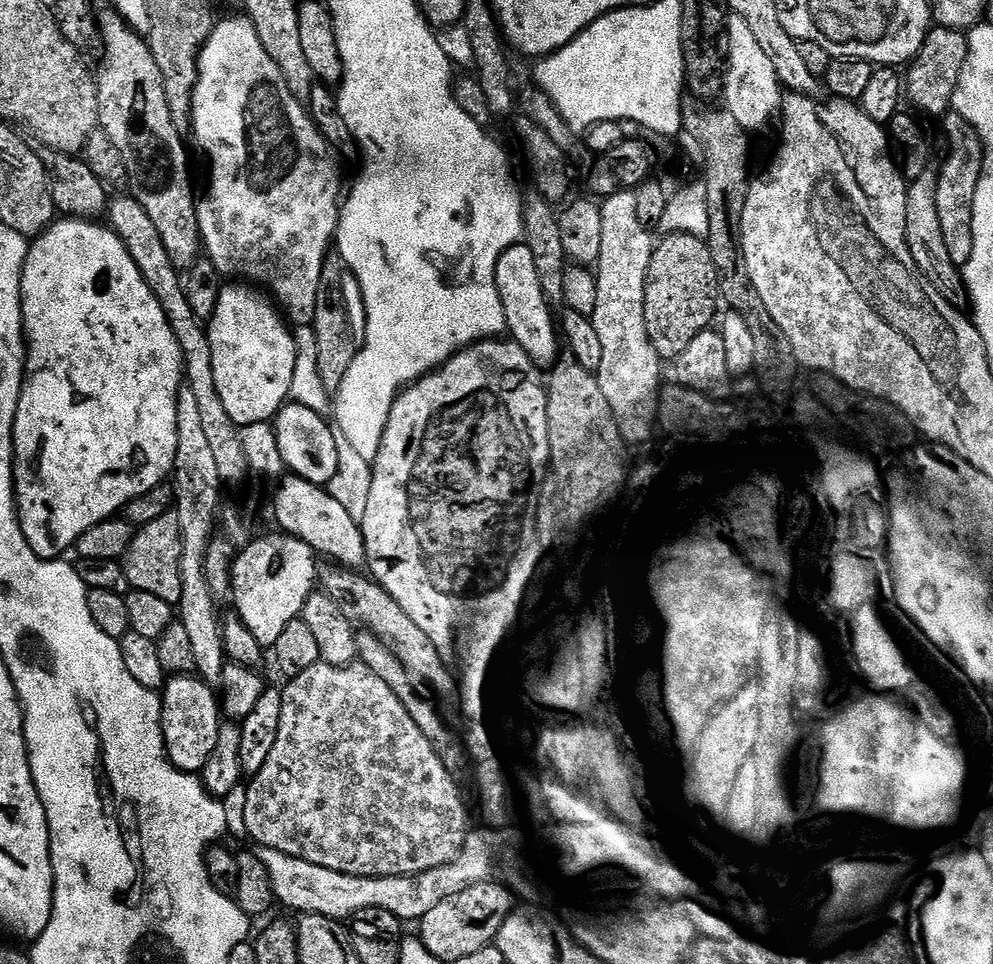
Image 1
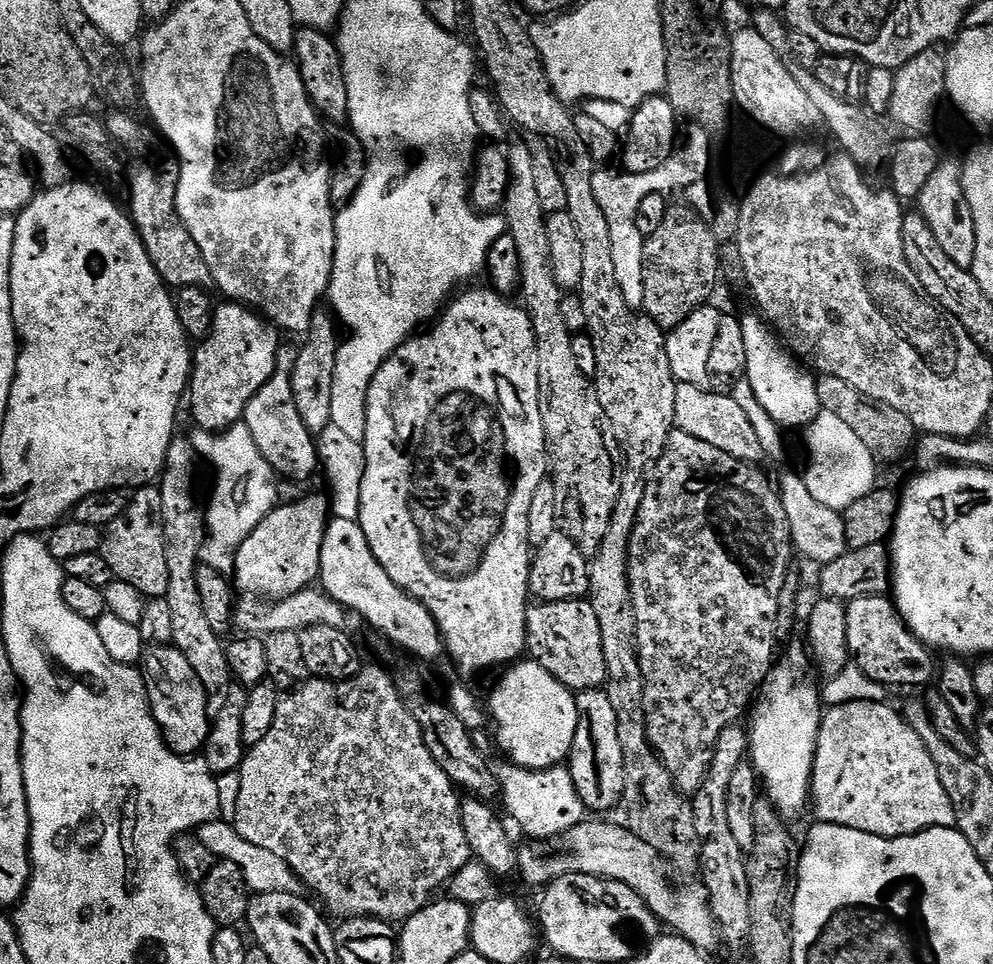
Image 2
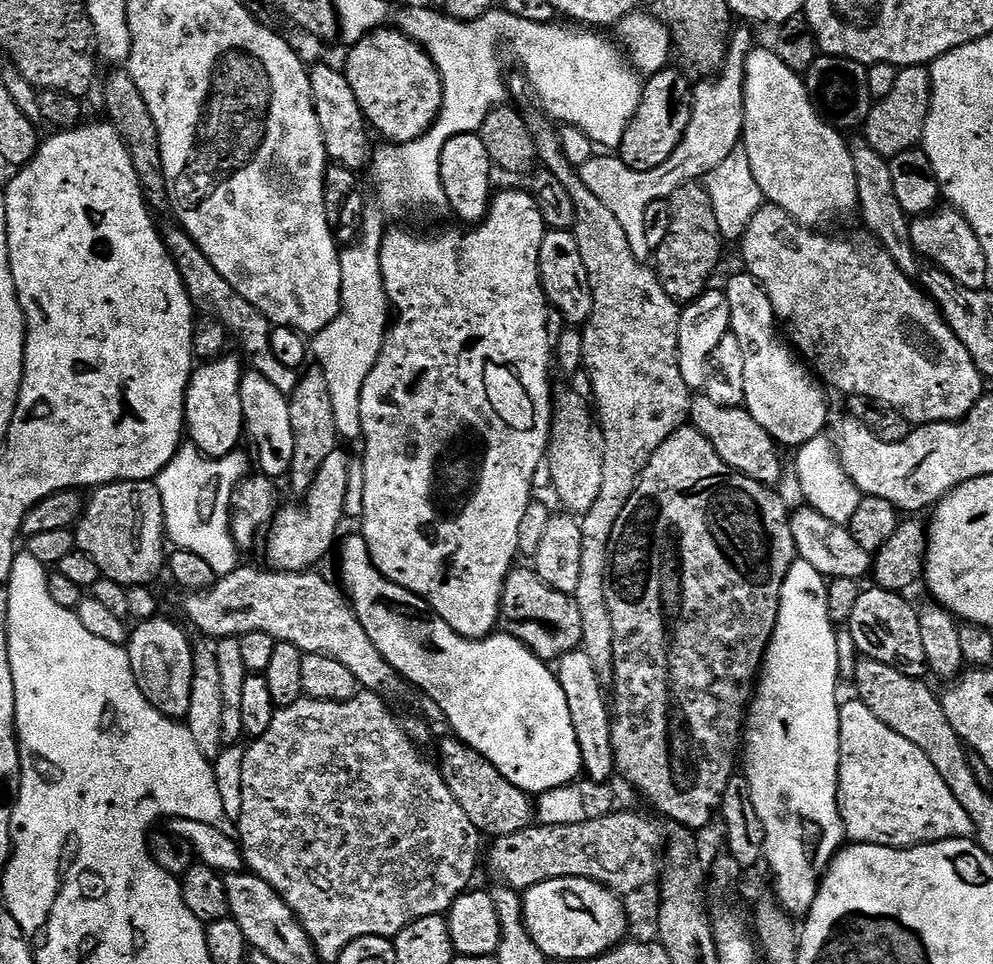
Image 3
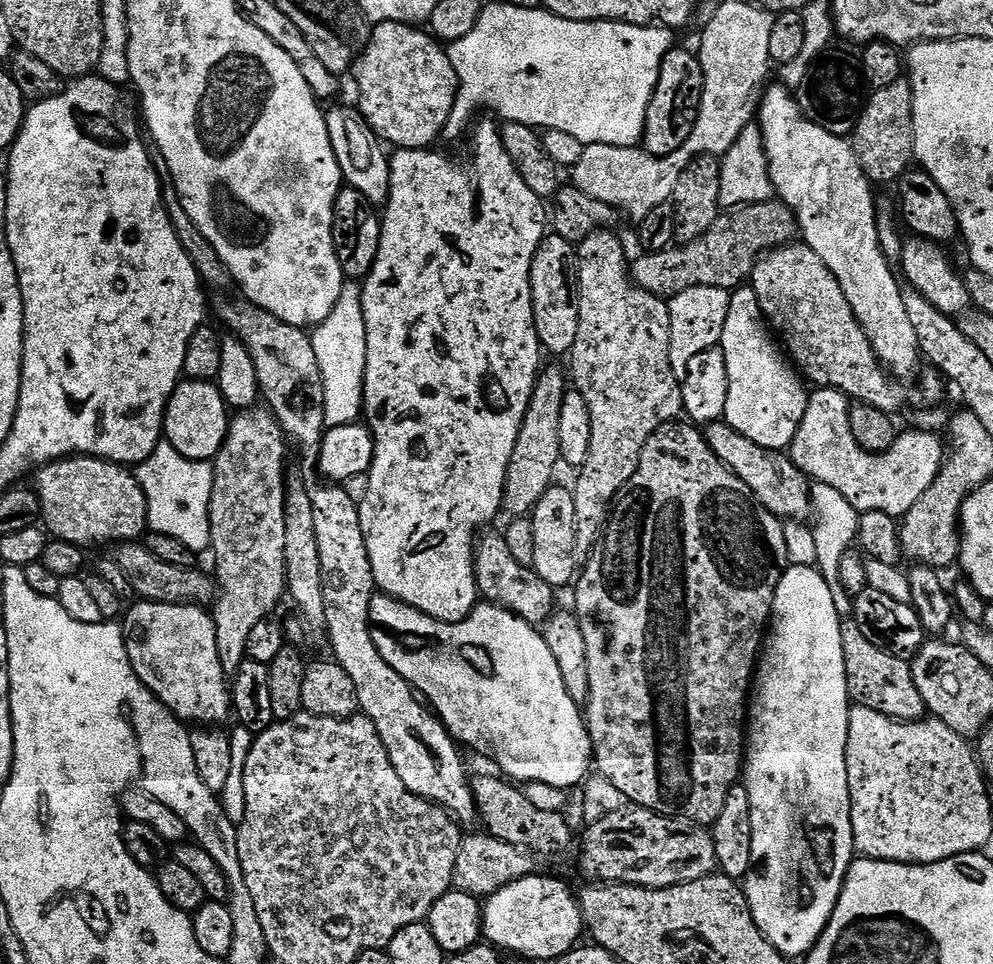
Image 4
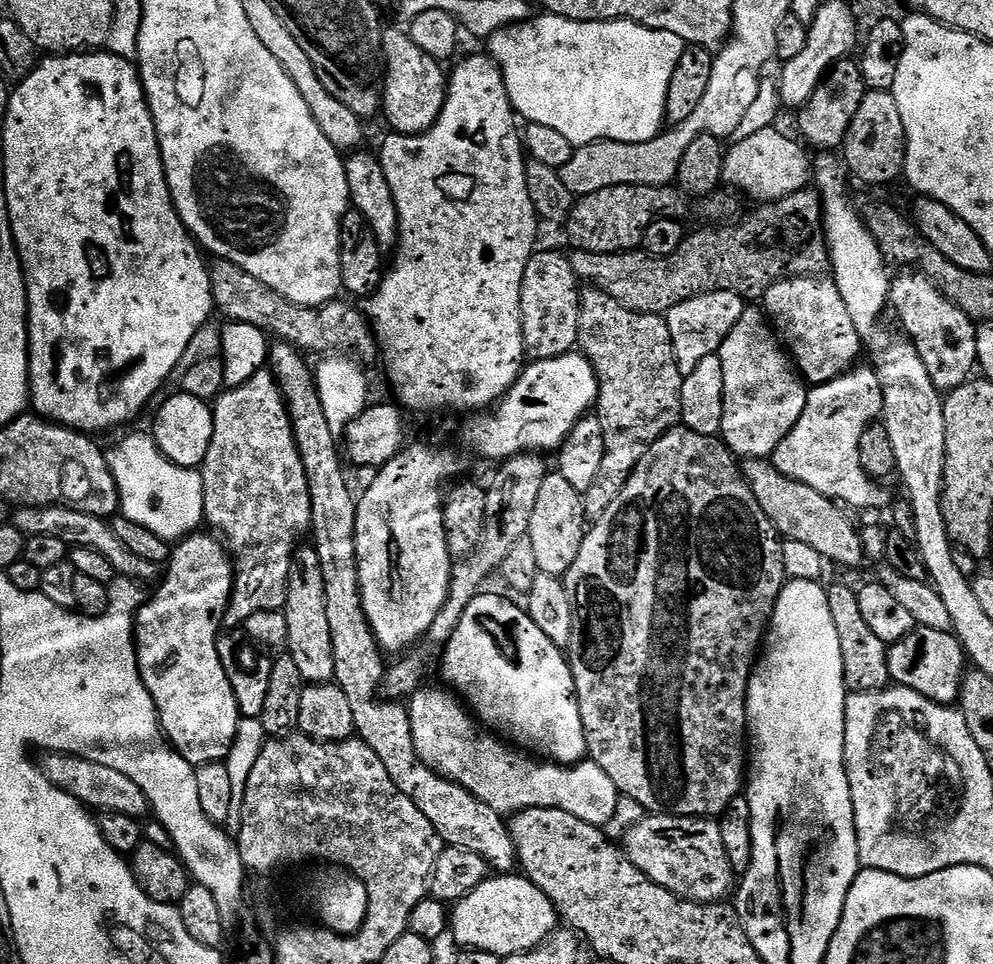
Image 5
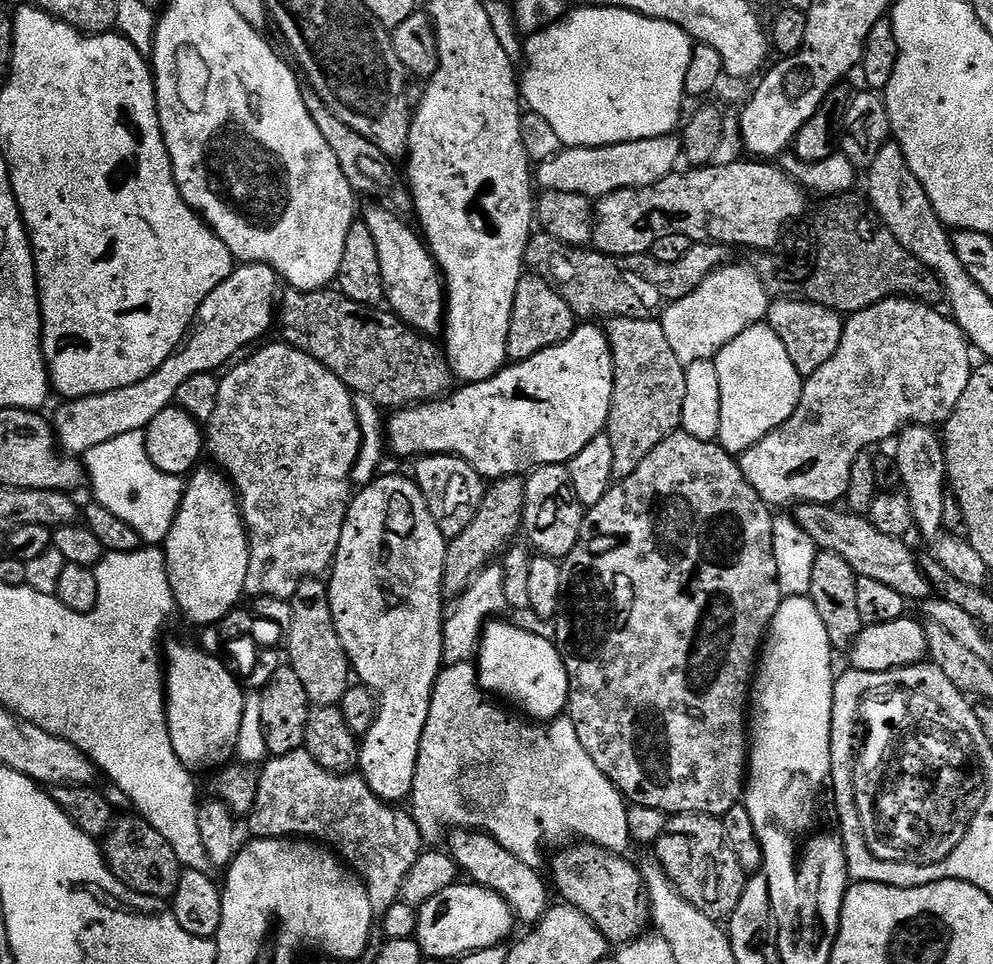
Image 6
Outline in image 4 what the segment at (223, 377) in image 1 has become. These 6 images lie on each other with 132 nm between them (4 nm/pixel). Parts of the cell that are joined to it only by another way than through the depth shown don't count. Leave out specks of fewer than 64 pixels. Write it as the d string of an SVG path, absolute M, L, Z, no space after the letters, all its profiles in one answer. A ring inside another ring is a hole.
M181 379L174 394L168 399L168 408L164 411L163 439L191 460L215 461L220 447L228 433L230 409L224 403L219 387L207 380Z

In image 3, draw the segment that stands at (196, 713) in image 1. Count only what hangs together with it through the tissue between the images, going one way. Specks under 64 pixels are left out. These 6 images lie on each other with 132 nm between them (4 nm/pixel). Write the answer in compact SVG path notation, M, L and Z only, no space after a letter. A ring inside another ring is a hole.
M160 619L139 621L135 625L136 628L131 629L126 645L130 666L134 670L134 678L142 690L142 694L146 694L148 701L164 716L183 721L190 710L190 686L194 678L194 662L192 661L194 644L193 641L188 641L187 634L174 621Z

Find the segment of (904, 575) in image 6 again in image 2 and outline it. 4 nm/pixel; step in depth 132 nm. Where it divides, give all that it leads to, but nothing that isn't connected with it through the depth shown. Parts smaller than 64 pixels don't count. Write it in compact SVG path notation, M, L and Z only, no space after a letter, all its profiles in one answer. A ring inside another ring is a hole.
M677 383L676 428L686 434L694 434L694 438L702 438L702 442L710 442L710 446L718 446L718 450L726 450L726 454L747 464L763 461L764 443L760 440L758 430L754 430L750 418L746 418L746 410L738 406L735 395L723 396L720 392L712 391L697 384Z

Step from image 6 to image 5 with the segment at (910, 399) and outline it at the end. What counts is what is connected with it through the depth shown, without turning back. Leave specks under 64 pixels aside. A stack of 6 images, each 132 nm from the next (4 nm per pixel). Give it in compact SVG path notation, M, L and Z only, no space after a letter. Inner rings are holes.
M900 270L891 277L892 289L888 291L888 302L891 311L896 311L900 319L899 327L903 335L911 340L913 346L918 350L922 362L926 364L926 370L934 382L934 386L941 390L951 390L963 384L965 380L973 375L976 363L976 334L977 325L958 306L954 306L943 294L926 279L919 270ZM871 366L860 367L853 367L843 376L815 385L809 391L802 418L798 418L794 430L782 438L770 459L779 472L786 474L786 478L794 478L810 486L810 490L818 490L818 494L829 496L849 509L887 509L890 495L886 487L878 483L874 488L856 488L856 453L862 430L879 421L884 410L876 369Z

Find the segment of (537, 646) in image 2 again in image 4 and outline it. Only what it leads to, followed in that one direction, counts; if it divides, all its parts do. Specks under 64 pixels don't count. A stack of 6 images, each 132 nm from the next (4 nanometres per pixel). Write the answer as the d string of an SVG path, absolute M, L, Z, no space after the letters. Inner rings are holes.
M499 531L488 532L477 539L474 545L474 561L476 564L476 591L487 603L496 604L506 611L512 612L533 626L543 625L552 617L554 590L531 568L514 562L510 554L510 546L506 546L503 535Z

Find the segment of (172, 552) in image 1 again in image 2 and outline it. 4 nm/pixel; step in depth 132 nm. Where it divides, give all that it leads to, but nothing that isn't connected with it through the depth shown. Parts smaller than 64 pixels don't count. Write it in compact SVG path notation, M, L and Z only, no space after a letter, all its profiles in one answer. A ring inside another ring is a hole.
M145 486L131 497L127 511L108 525L104 532L102 555L115 579L138 586L138 590L149 598L167 597L170 590L170 562L159 487Z

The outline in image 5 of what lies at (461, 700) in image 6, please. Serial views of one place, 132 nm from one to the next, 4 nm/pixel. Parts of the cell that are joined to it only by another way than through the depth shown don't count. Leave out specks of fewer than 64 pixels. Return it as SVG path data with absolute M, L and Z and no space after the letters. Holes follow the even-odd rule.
M420 687L407 701L406 707L416 753L420 755L422 762L426 762L440 776L445 776L458 786L470 790L470 794L474 794L479 800L486 802L486 806L502 814L515 814L527 808L557 808L566 810L566 814L574 814L574 818L582 818L582 822L597 826L607 826L610 818L614 818L616 803L620 801L621 795L617 792L614 782L606 778L606 770L598 767L593 760L585 759L583 762L565 766L553 764L543 758L533 758L509 746L499 735L481 727L471 711L451 691L443 687L428 687Z

